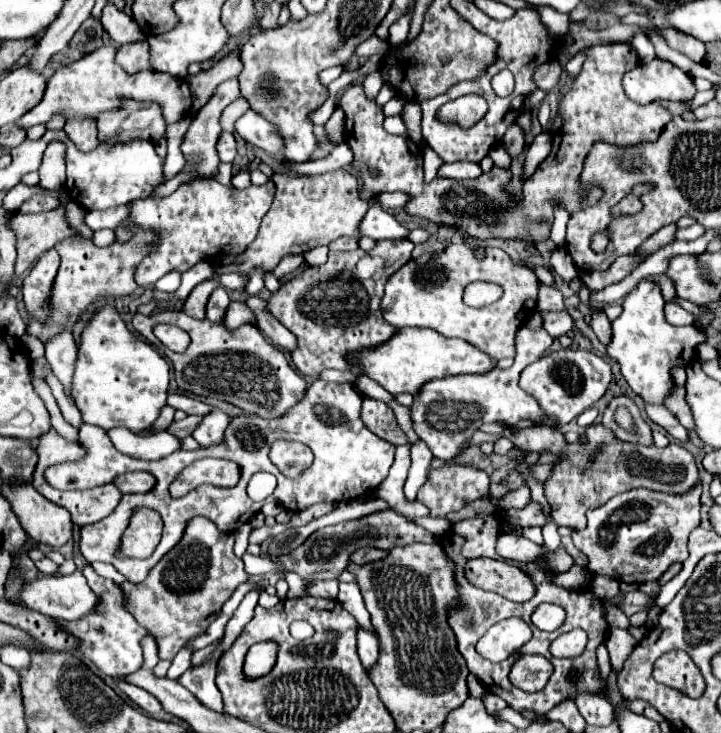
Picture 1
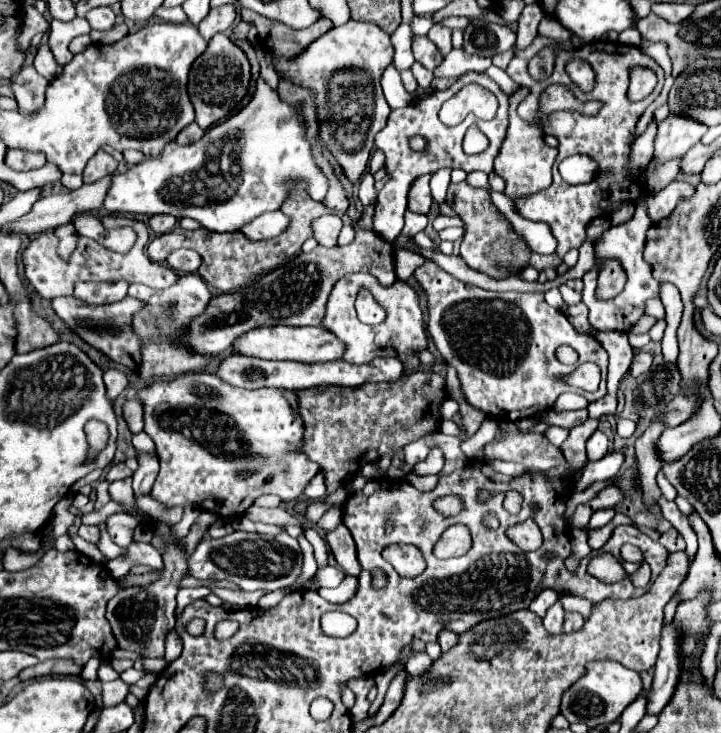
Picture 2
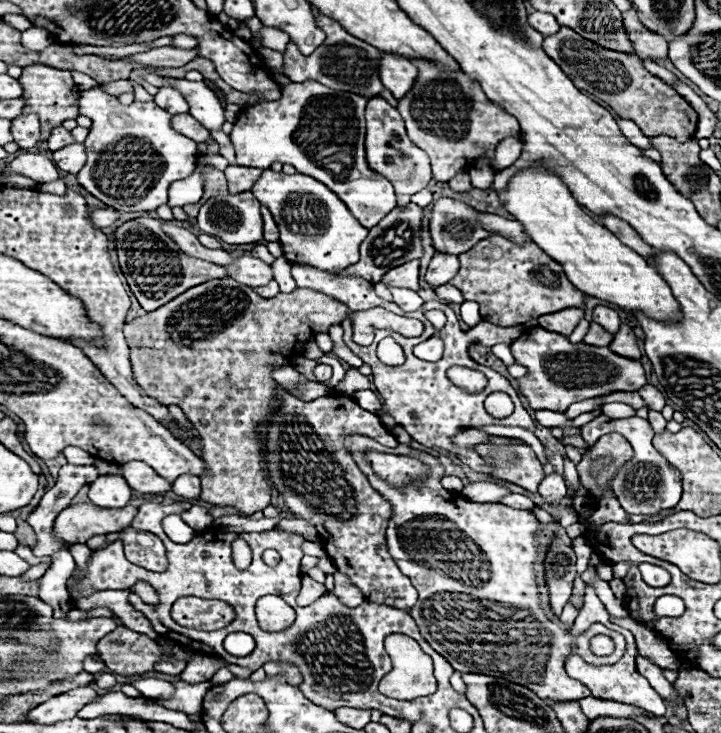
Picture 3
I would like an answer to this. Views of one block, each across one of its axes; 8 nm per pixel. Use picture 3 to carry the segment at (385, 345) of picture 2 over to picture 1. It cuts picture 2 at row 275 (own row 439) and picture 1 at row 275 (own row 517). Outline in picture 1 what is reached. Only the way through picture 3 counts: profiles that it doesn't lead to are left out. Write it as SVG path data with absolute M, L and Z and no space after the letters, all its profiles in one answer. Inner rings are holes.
M450 244L444 252L422 254L420 262L410 260L404 264L386 282L386 292L380 302L384 320L394 326L424 326L448 338L462 338L488 356L494 356L494 360L514 358L514 332L534 314L540 282L532 270L514 264L500 248L488 246L484 262L478 262L468 252L474 252L474 248L466 244ZM474 280L500 284L504 288L504 296L492 306L466 306L462 302L462 292Z

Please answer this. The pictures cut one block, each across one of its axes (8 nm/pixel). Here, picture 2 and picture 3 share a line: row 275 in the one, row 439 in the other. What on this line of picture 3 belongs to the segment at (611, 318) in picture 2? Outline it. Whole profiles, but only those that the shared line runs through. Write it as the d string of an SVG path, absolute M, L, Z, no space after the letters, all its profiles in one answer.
M600 414L592 422L588 422L588 424L580 427L580 434L589 447L592 447L600 436L610 434L610 432L622 434L634 448L634 460L630 460L630 464L626 464L626 468L620 468L616 472L616 478L612 480L612 492L620 500L622 508L628 514L656 514L660 510L674 508L680 502L682 476L680 476L680 472L674 466L668 464L668 460L664 456L660 456L654 450L654 446L652 446L654 432L652 432L652 426L648 424L648 420L638 418L638 416L612 420L608 416Z

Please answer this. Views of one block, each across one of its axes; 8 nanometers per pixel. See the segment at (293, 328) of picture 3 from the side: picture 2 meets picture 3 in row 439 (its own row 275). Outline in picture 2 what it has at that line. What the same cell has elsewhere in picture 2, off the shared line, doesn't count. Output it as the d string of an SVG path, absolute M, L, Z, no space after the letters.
M302 180L290 184L290 192L288 192L288 196L286 196L286 200L282 202L282 208L280 208L280 210L290 218L290 224L288 224L288 228L282 232L282 236L252 242L252 240L248 240L248 238L238 231L220 233L206 230L206 228L196 228L196 230L174 228L172 232L160 234L158 238L154 238L154 240L150 242L150 246L148 246L148 256L150 256L154 262L164 262L172 250L190 248L190 250L198 252L200 258L202 258L202 266L200 266L198 274L200 274L200 278L202 278L204 282L212 284L218 292L238 292L245 288L243 286L247 286L256 280L260 274L272 272L272 270L278 268L278 264L282 264L284 260L290 260L290 258L294 258L296 254L300 254L300 248L302 248L302 244L306 242L306 238L312 238L312 236L314 236L312 222L314 222L316 218L332 212L332 210L326 208L324 204L314 202L306 190L308 190L308 186L306 186L306 182L302 182Z

